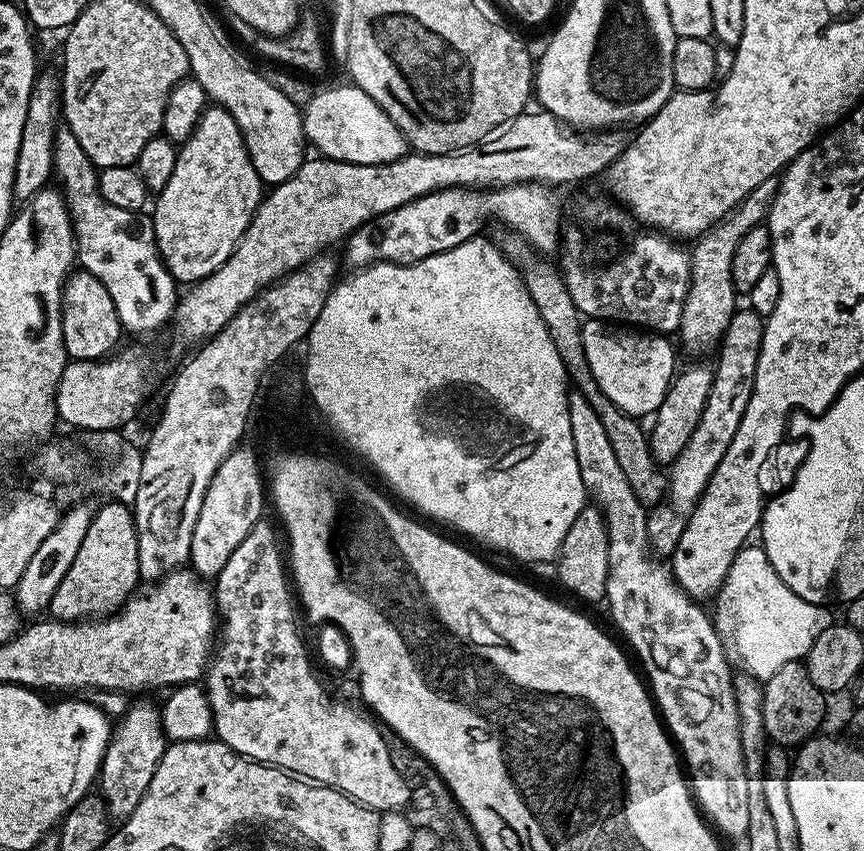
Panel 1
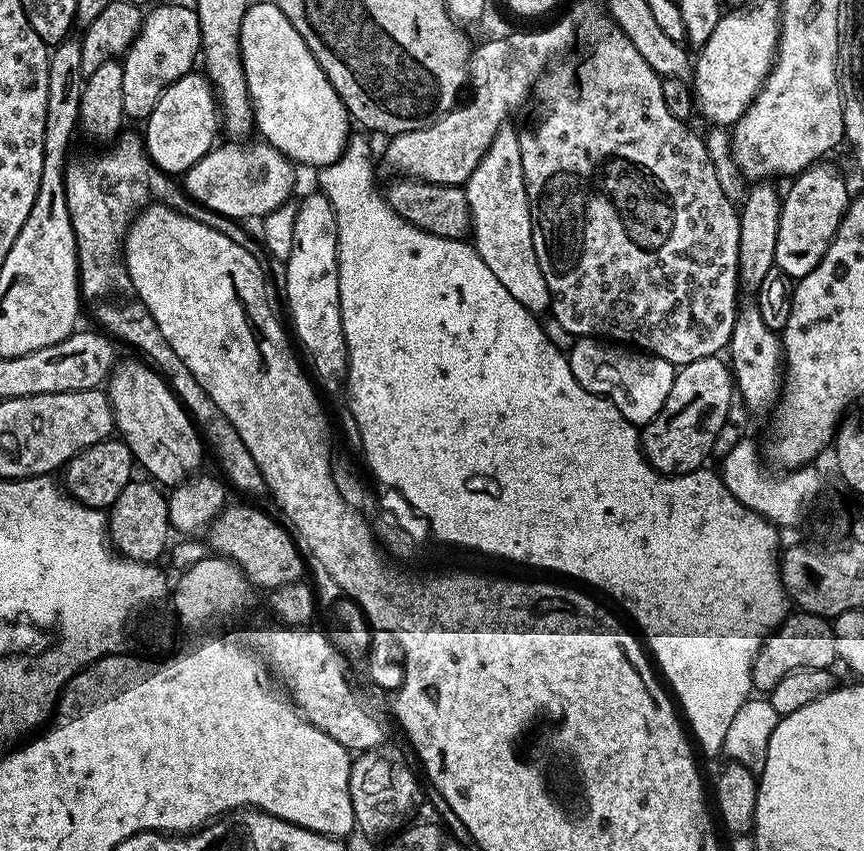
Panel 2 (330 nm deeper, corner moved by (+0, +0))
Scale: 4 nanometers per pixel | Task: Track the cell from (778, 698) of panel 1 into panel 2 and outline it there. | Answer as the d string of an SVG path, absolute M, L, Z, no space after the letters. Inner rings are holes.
M793 611L785 616L783 624L772 635L764 639L764 645L752 663L752 687L757 693L767 694L794 670L803 668L831 669L837 663L834 646L834 630L831 623L823 616L815 616L809 612Z

